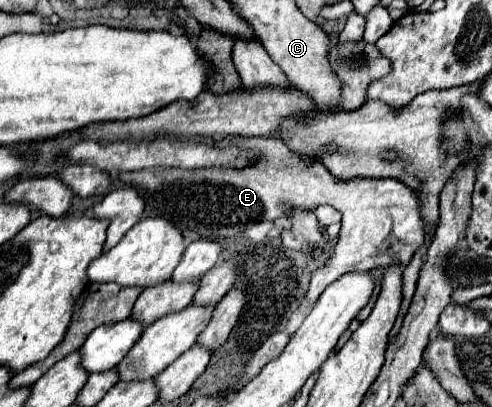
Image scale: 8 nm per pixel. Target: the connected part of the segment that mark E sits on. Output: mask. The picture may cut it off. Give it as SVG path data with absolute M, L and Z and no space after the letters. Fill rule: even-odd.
M223 137L215 143L217 147L245 147L259 151L261 157L257 157L257 163L251 161L249 165L237 169L237 167L209 167L209 169L179 169L179 167L157 167L157 169L141 169L141 171L121 171L119 181L129 187L137 187L141 197L147 203L147 209L151 209L155 215L167 217L177 227L185 227L189 231L195 231L201 239L223 239L237 235L245 225L257 223L257 221L275 221L277 217L283 217L283 203L311 209L317 205L331 205L343 215L343 227L337 237L337 243L331 251L329 261L317 269L311 277L311 285L307 291L307 301L315 303L319 295L325 291L327 285L337 281L345 273L359 273L369 271L373 267L387 267L393 261L401 261L405 267L415 251L425 243L427 235L431 233L431 227L425 223L421 215L421 199L419 193L407 187L405 183L397 179L351 179L351 181L337 181L331 177L331 173L323 167L323 163L309 163L297 157L281 139L265 139L265 137Z

